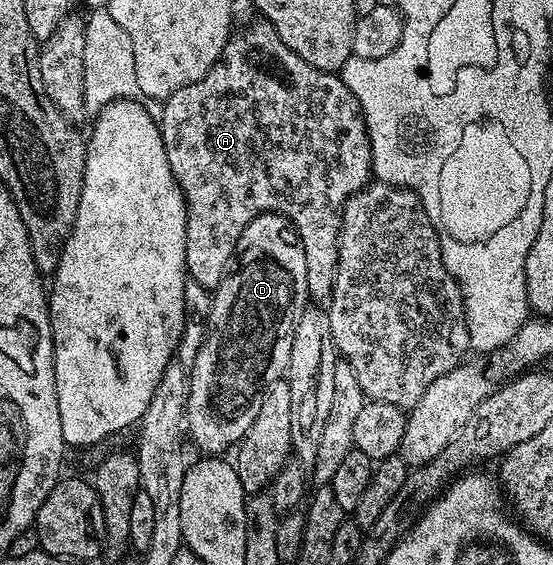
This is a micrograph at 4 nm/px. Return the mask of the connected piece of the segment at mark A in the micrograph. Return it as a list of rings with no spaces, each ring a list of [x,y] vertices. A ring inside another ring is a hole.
[[[263,20],[255,21],[229,37],[224,55],[212,68],[211,77],[216,78],[216,82],[209,81],[208,90],[202,91],[196,102],[184,110],[186,94],[179,90],[163,99],[164,111],[158,114],[166,160],[184,194],[184,269],[191,281],[210,292],[215,291],[235,259],[236,245],[246,224],[263,214],[281,214],[295,228],[306,252],[308,297],[324,304],[331,299],[336,279],[340,213],[344,211],[346,200],[368,185],[373,177],[368,129],[358,100],[346,88],[339,73],[306,64],[302,56],[282,44],[282,36],[278,36],[274,27]],[[227,82],[232,82],[232,106],[236,114],[228,114],[232,110],[230,103],[220,102]]]

